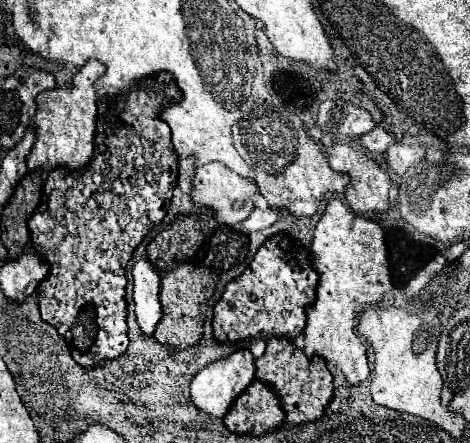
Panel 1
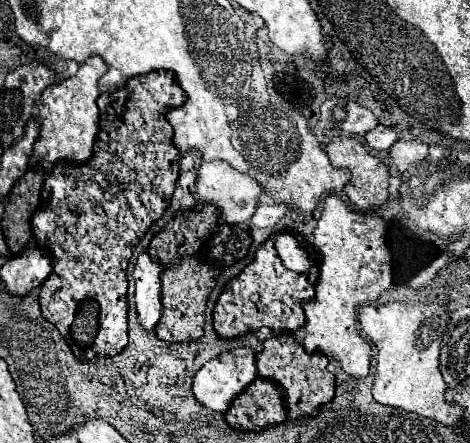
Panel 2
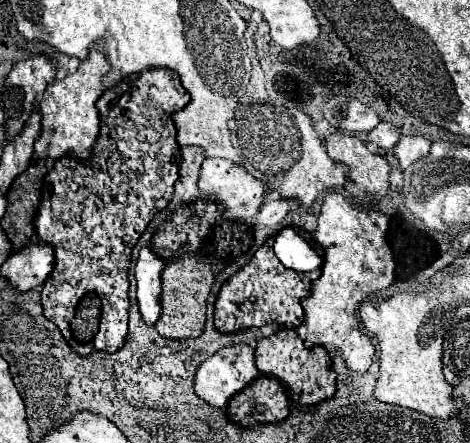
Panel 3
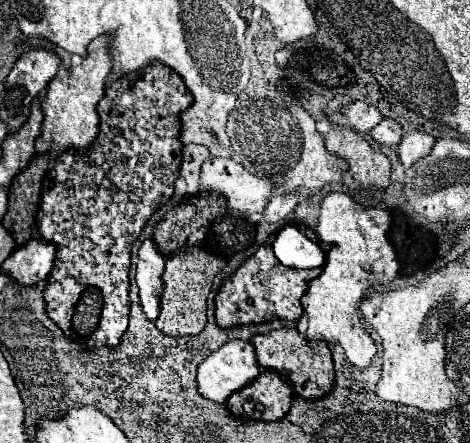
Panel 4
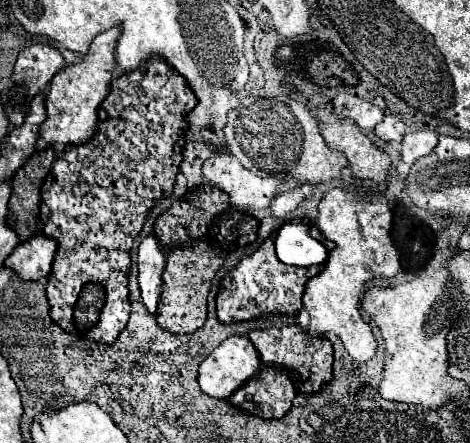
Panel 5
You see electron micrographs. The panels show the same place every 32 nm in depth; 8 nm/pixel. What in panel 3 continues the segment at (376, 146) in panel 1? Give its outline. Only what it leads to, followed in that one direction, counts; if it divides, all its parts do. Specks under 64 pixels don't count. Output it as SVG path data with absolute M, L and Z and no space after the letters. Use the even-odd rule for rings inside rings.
M380 122L372 132L366 134L366 138L368 138L368 142L372 142L378 148L392 150L394 144L400 140L400 132L398 132L396 126L386 124L386 122Z

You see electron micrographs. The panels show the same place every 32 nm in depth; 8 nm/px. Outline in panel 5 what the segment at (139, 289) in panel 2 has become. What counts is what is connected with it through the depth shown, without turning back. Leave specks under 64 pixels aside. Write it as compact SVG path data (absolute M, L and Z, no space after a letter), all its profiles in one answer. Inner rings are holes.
M154 234L146 236L138 252L138 286L140 296L150 316L158 312L158 300L162 292L162 272L166 266L166 256Z

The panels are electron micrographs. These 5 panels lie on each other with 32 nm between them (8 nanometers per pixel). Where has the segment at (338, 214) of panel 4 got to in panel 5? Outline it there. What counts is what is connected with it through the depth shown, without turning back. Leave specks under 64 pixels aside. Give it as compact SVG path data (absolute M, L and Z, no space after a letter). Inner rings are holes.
M342 188L328 190L324 194L324 198L320 200L318 208L320 208L320 216L316 220L318 230L326 240L334 242L334 248L328 252L328 258L324 262L322 272L308 282L306 292L302 296L302 304L310 314L308 334L310 336L330 336L330 334L334 334L336 338L340 338L340 342L348 350L350 358L356 364L364 364L374 356L378 344L376 344L376 338L372 336L372 330L368 328L370 324L360 314L362 296L372 284L376 284L378 280L390 280L400 270L400 256L398 256L398 250L396 250L396 246L390 238L392 210L390 210L388 200L380 194L372 194L372 192L358 194L354 190L342 190Z

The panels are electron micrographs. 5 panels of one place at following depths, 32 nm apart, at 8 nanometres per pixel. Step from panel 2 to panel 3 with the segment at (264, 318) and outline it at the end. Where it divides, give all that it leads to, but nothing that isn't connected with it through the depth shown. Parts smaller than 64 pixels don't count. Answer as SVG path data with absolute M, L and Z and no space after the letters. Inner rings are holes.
M266 244L258 248L254 258L236 272L220 290L214 310L214 326L222 334L234 334L238 330L246 328L260 328L260 326L290 326L296 328L302 324L304 310L300 306L300 300L310 296L312 282L320 276L320 272L308 272L298 274L294 270L284 268L274 250L266 250Z

